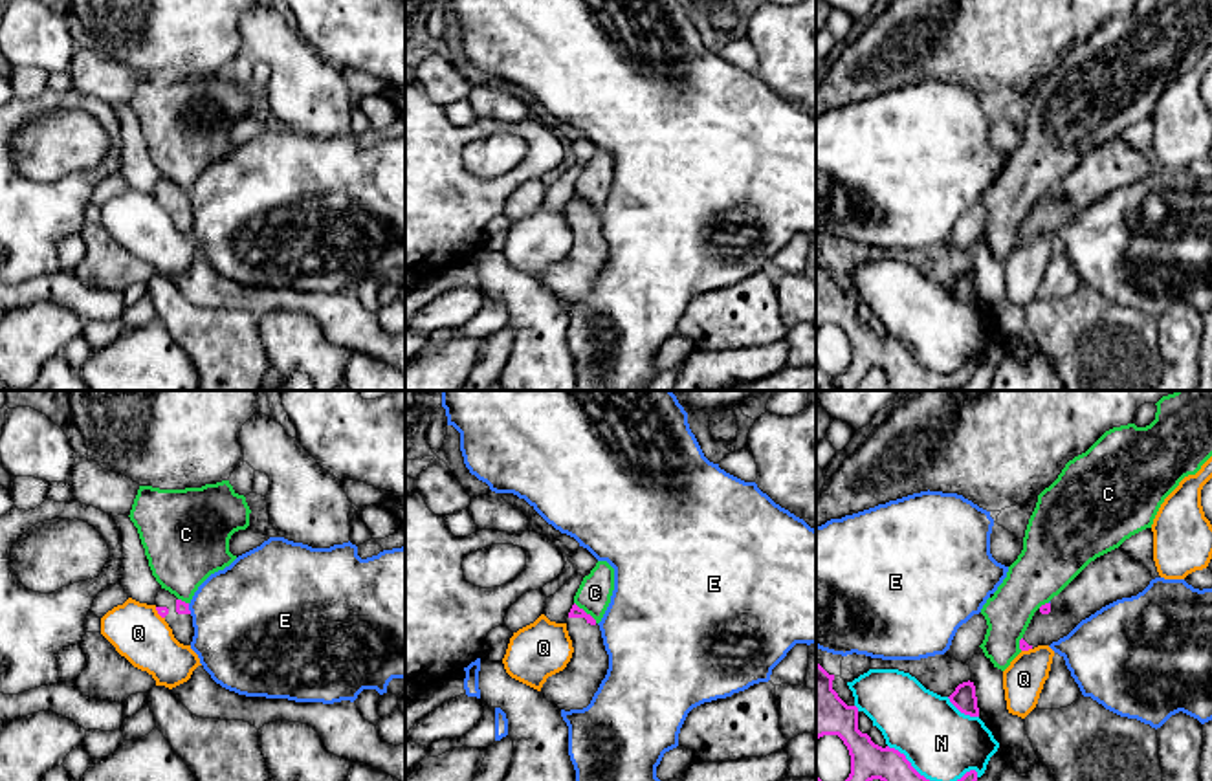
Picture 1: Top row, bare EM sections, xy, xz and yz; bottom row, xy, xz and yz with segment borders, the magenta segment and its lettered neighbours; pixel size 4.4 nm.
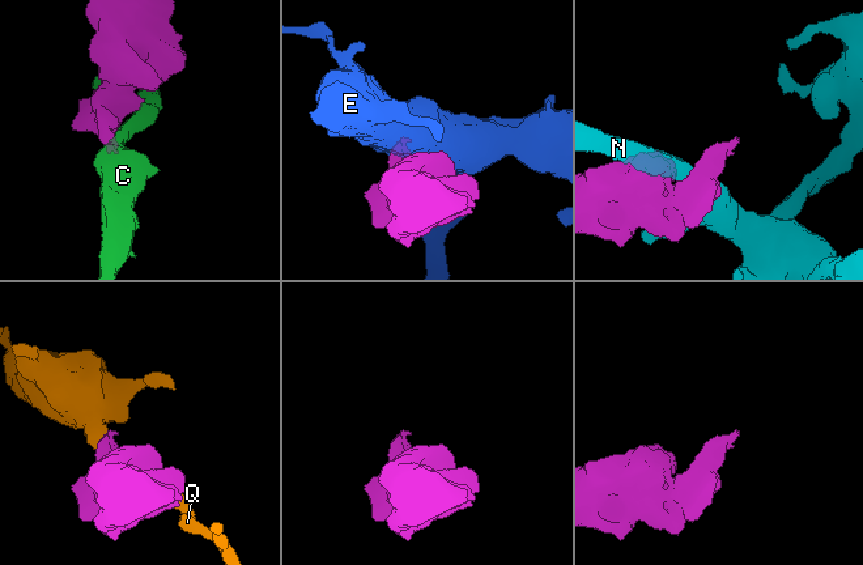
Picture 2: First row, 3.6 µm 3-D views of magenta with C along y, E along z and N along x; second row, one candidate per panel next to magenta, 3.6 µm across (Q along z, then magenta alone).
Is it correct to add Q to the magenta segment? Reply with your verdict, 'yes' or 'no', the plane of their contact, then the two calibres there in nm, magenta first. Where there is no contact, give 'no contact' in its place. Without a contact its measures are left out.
no | xy | 50/240 nm

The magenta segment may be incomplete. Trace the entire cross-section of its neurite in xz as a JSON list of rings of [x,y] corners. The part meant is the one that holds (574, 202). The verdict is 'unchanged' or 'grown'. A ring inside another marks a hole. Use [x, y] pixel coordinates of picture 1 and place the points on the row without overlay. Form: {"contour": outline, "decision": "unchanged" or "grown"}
{"contour": [[[576,192],[565,213],[574,236],[572,248],[563,260],[546,268],[539,282],[559,299],[570,301],[590,293],[607,264],[609,244],[600,214]]], "decision": "grown"}

